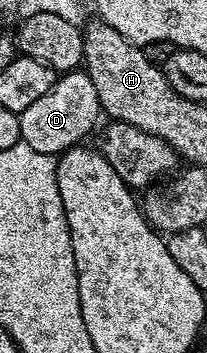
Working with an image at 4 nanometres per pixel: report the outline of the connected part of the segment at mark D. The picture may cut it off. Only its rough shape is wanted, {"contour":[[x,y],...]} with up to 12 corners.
{"contour":[[83,69],[19,113],[20,140],[60,156],[103,112]]}

